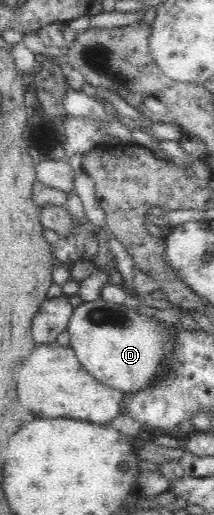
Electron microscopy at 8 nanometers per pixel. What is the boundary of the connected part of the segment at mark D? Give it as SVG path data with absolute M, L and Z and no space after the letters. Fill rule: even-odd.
M101 296L91 302L82 302L71 310L65 330L69 333L69 347L75 351L81 366L95 379L107 386L112 386L124 394L143 390L149 382L157 378L157 372L163 370L163 360L173 352L173 341L177 327L163 331L164 322L157 317L143 316L135 311L135 304L115 304L103 300Z

